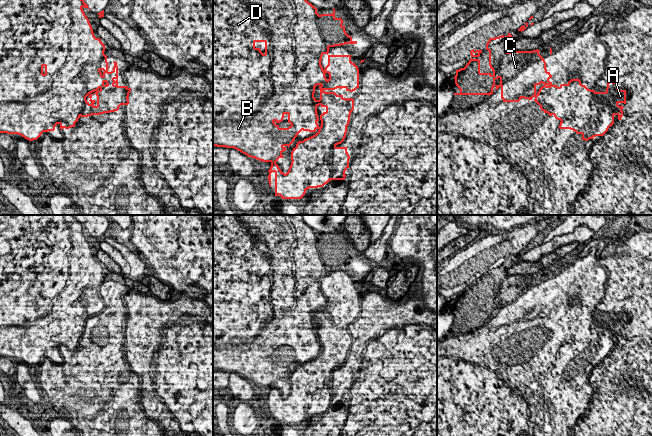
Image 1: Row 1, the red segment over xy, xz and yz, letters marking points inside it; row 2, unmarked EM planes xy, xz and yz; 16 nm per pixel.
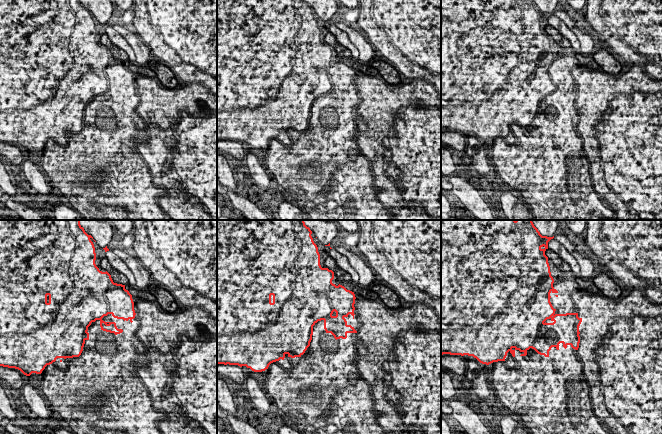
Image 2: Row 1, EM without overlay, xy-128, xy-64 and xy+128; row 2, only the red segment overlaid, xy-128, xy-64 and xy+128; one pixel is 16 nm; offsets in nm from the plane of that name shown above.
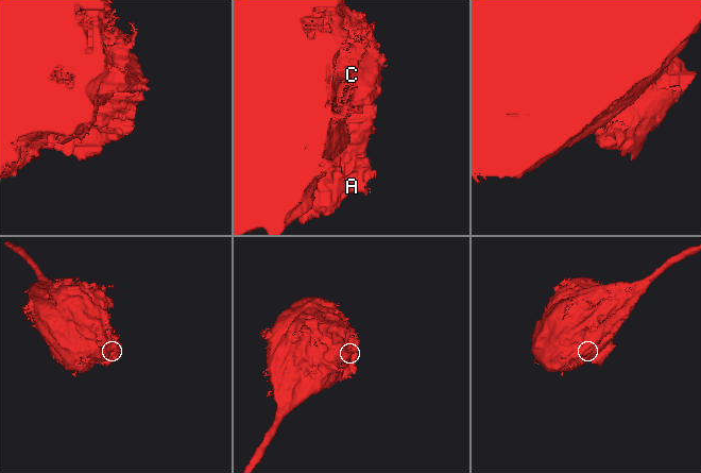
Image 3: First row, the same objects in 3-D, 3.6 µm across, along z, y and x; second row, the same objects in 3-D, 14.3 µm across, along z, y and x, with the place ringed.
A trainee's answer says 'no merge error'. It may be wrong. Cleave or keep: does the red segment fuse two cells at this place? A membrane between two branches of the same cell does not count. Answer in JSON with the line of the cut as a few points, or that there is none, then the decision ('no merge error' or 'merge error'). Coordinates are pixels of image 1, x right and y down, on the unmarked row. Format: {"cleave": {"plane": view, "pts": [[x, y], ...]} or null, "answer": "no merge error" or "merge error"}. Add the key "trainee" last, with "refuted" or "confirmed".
{"cleave": {"plane": "xy", "pts": [[99, 311], [108, 318], [116, 320], [121, 328]]}, "answer": "merge error", "trainee": "refuted"}

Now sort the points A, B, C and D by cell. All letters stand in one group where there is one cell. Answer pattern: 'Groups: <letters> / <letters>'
Groups: A / B C D

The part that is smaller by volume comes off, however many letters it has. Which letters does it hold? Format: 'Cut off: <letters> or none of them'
Cut off: A

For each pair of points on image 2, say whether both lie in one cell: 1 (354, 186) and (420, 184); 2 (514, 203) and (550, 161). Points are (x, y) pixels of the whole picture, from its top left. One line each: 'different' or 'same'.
1: different
2: different

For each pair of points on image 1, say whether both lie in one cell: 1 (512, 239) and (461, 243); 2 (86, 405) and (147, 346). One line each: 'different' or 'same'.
1: different
2: same

